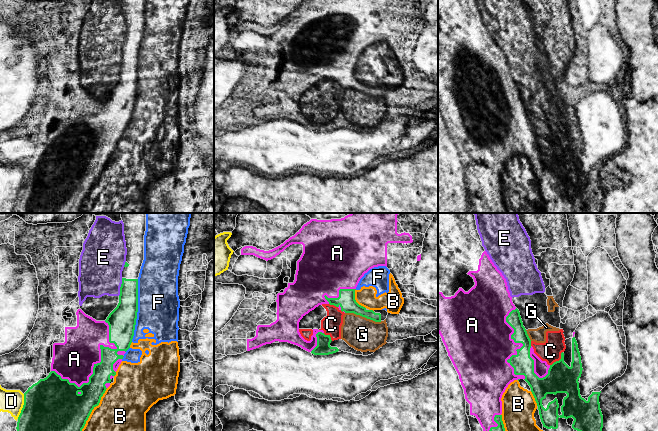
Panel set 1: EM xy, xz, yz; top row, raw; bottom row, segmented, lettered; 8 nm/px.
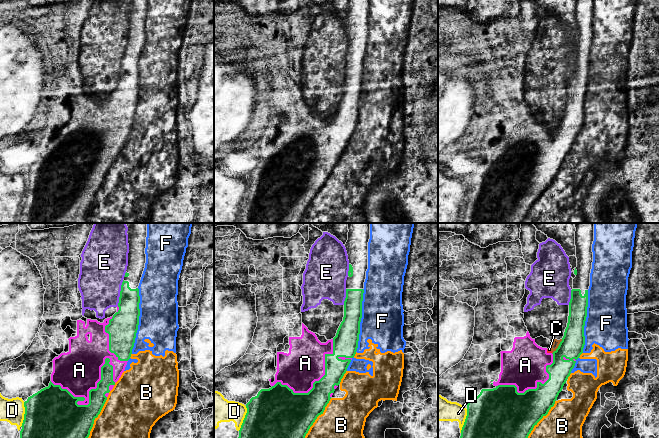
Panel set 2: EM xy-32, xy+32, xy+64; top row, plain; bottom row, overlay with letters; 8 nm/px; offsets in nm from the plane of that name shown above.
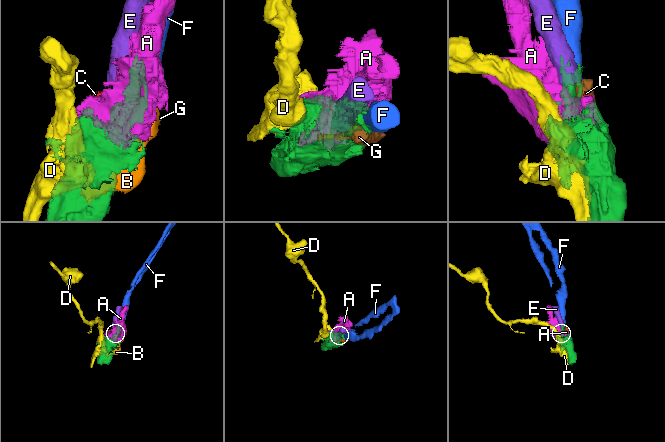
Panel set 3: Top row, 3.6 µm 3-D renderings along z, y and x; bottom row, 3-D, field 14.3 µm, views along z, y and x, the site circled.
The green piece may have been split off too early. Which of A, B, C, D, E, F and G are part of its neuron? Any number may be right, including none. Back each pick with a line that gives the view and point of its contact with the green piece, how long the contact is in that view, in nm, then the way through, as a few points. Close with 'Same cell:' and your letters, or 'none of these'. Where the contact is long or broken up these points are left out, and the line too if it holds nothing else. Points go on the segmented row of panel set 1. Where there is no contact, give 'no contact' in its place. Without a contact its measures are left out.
A: contact xy (100, 362); length 600 nm
Same cell: A

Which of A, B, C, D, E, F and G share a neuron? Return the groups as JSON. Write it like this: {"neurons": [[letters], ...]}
{"neurons": [["A"], ["B", "F"], ["C", "E"], ["D"], ["G"]]}

